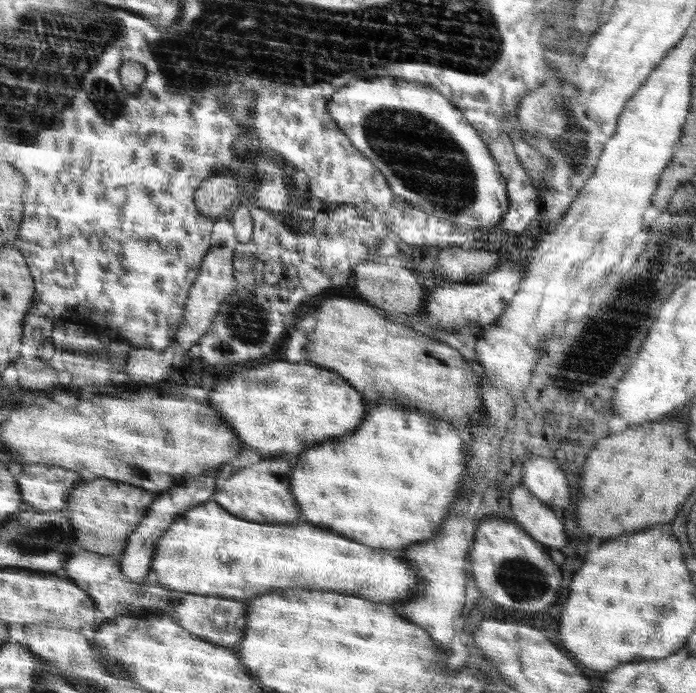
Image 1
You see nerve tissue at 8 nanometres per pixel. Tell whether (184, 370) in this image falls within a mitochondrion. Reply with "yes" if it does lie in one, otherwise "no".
no

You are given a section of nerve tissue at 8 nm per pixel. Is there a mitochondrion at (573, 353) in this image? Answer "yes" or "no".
yes

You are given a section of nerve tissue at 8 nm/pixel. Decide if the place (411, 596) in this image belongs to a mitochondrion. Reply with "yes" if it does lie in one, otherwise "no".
no

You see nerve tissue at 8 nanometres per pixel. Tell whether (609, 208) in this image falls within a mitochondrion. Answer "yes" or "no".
no

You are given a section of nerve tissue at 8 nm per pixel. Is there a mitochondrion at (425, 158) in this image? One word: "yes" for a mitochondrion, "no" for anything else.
yes

